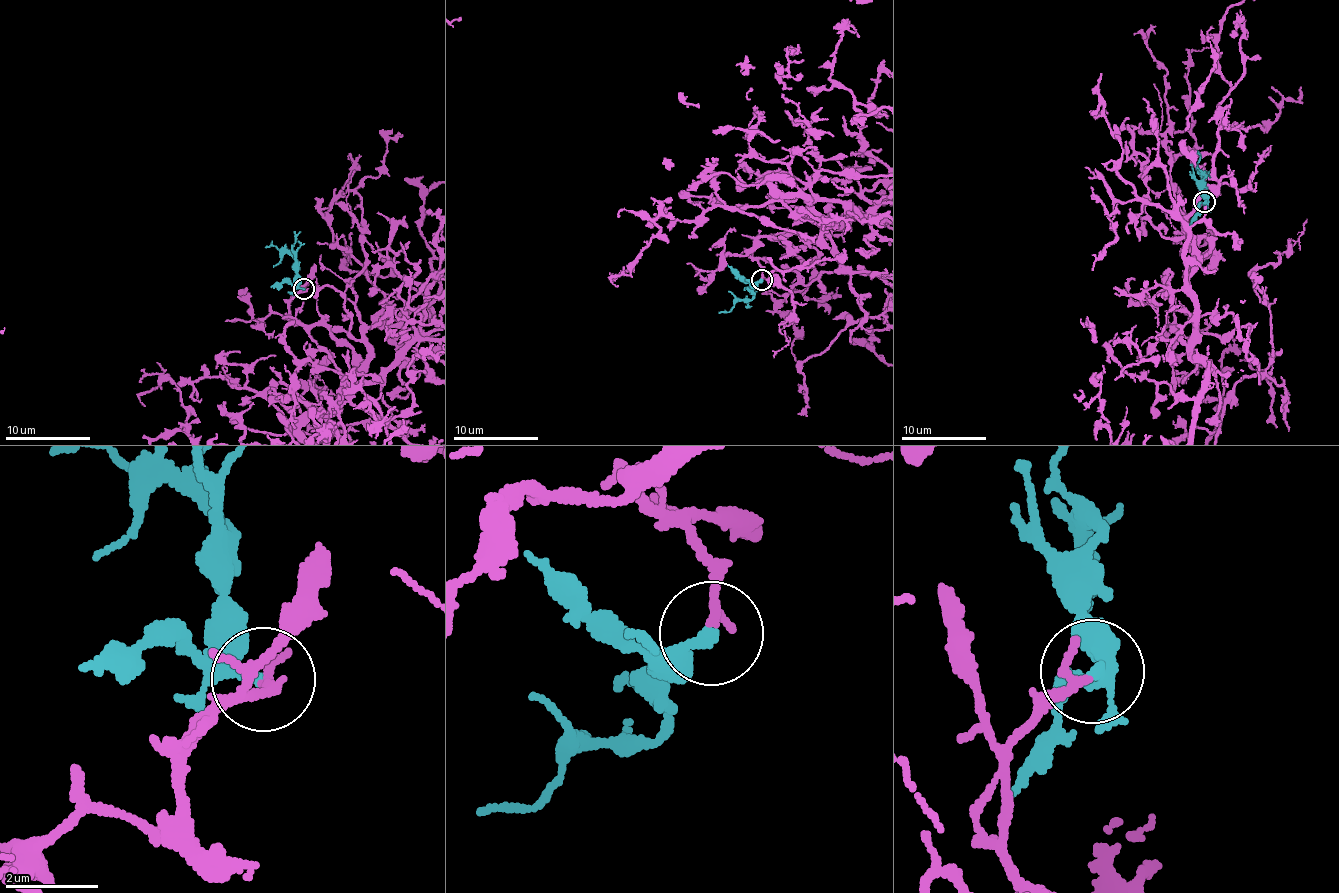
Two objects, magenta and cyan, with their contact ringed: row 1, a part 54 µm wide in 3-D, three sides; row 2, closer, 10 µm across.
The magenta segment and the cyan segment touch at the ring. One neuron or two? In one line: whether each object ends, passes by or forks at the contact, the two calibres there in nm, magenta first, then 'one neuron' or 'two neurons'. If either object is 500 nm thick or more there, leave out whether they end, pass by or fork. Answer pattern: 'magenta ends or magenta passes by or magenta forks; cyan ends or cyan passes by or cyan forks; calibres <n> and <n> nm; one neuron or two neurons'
magenta passes by; cyan ends; calibres 160 and 220 nm; one neuron

